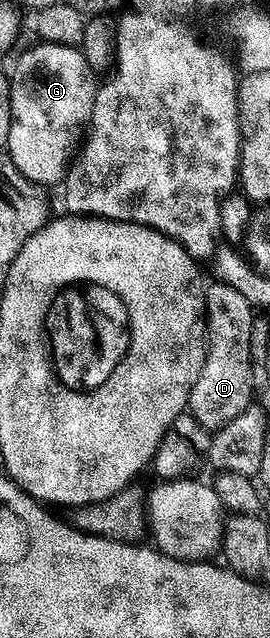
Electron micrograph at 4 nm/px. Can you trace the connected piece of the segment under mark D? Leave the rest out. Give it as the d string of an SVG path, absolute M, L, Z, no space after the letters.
M209 283L204 290L206 347L204 365L198 382L190 390L187 411L203 428L215 430L226 426L230 418L238 418L254 400L252 359L250 358L250 326L254 306L234 286Z

